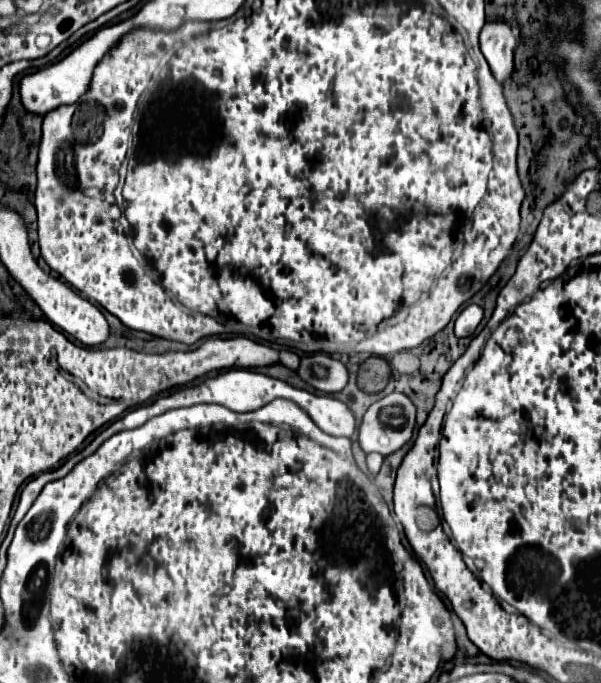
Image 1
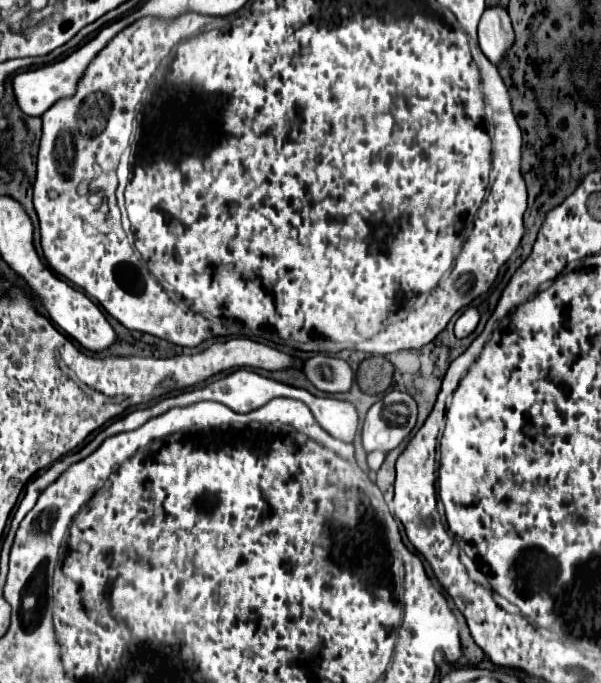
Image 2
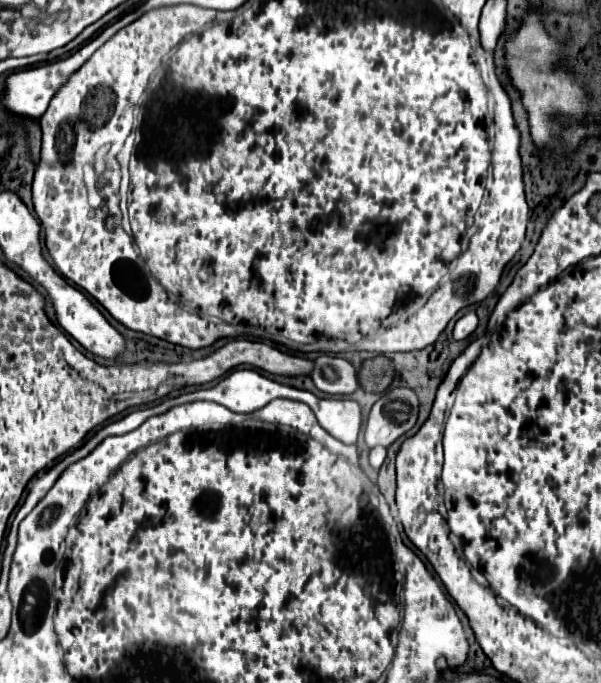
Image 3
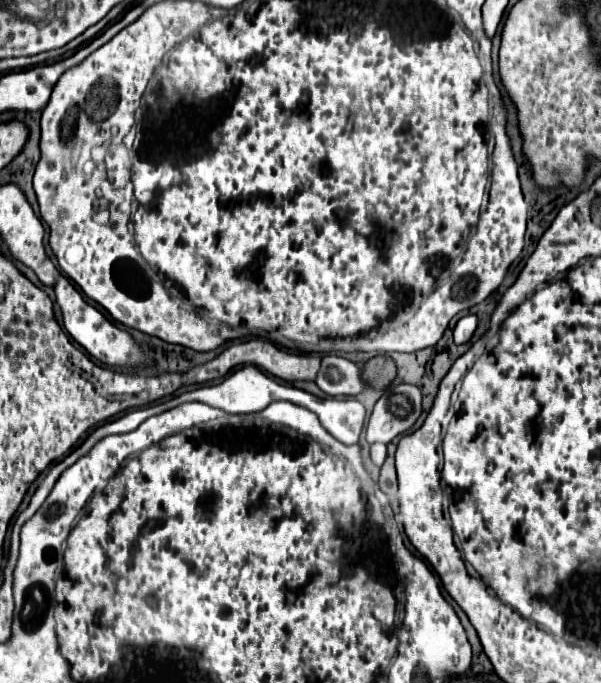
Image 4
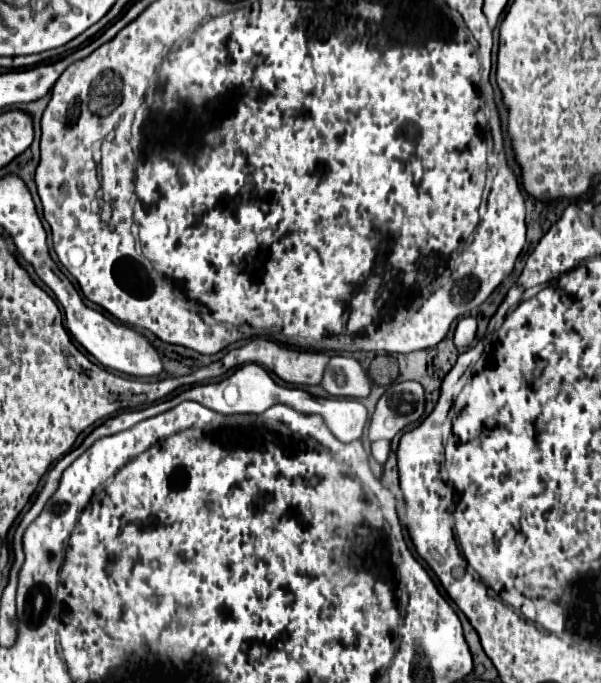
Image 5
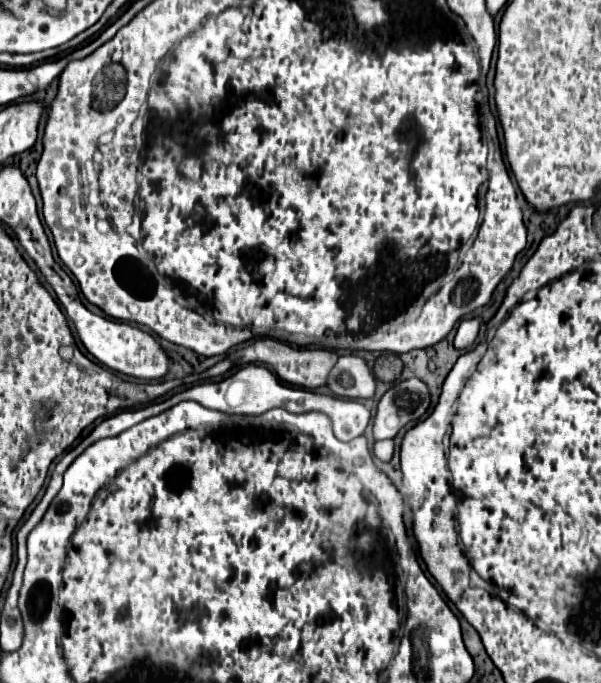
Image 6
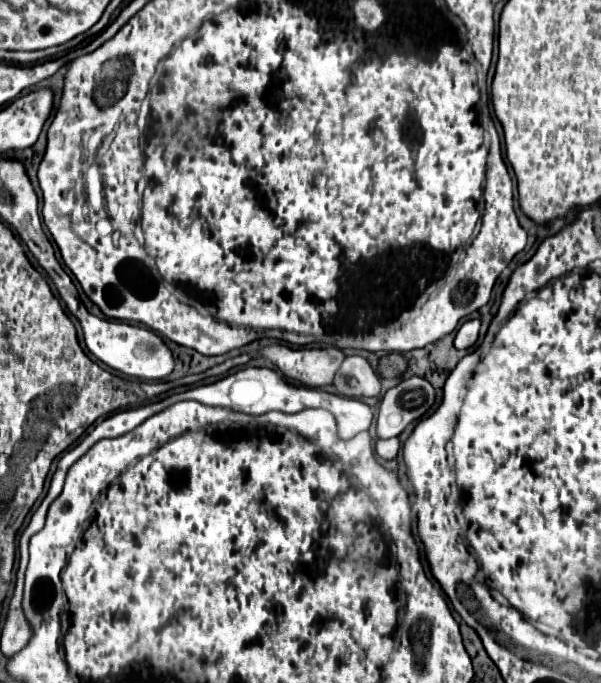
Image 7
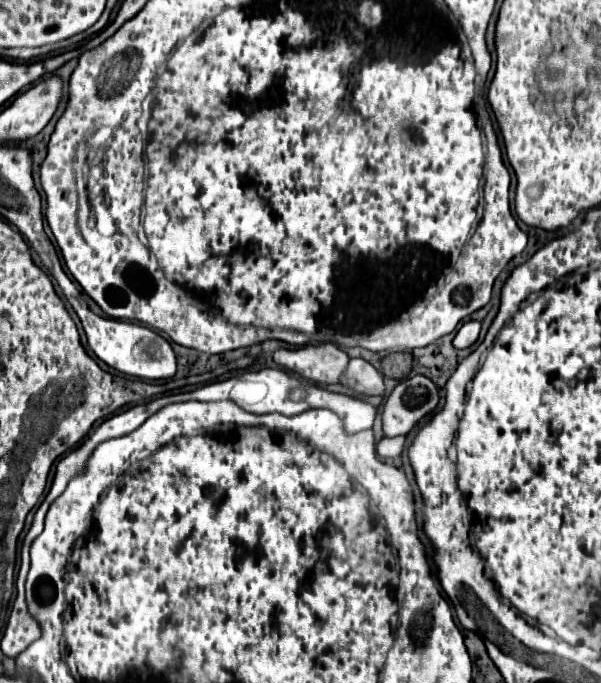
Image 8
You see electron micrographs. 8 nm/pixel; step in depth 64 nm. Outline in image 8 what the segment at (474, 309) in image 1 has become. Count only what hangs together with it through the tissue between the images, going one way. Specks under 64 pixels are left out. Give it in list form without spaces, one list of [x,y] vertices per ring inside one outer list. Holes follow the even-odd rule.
[[[478,320],[464,322],[454,338],[454,346],[456,348],[468,348],[478,340],[478,334],[480,334],[480,322]]]

